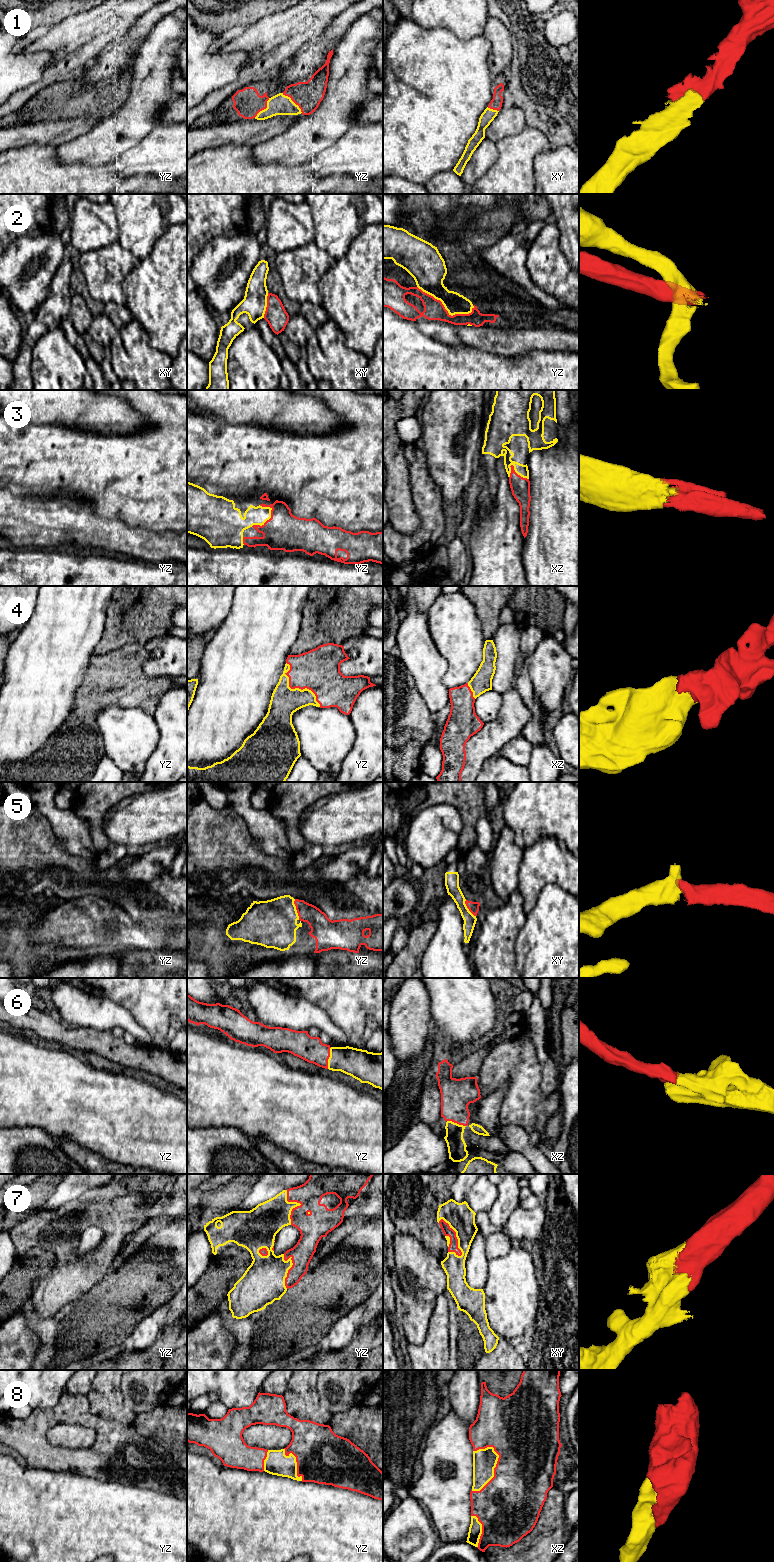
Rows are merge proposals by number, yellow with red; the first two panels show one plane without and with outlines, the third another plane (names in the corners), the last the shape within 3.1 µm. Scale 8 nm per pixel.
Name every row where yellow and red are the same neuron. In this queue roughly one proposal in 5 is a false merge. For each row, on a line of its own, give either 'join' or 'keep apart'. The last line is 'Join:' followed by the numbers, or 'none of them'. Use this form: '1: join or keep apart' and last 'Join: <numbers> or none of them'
1: join
2: keep apart
3: join
4: join
5: join
6: join
7: join
8: join
Join: 1, 3, 4, 5, 6, 7, 8

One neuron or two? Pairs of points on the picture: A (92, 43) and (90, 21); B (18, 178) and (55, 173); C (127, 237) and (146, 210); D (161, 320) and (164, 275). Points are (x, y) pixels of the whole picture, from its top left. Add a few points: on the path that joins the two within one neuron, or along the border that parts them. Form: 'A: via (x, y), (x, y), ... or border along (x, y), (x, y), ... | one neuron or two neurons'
A: via (90, 38), (90, 26) | one neuron
B: via (27, 178), (46, 178) | one neuron
C: via (134, 230), (141, 223), (142, 217) | one neuron
D: via (164, 309), (164, 286) | one neuron

